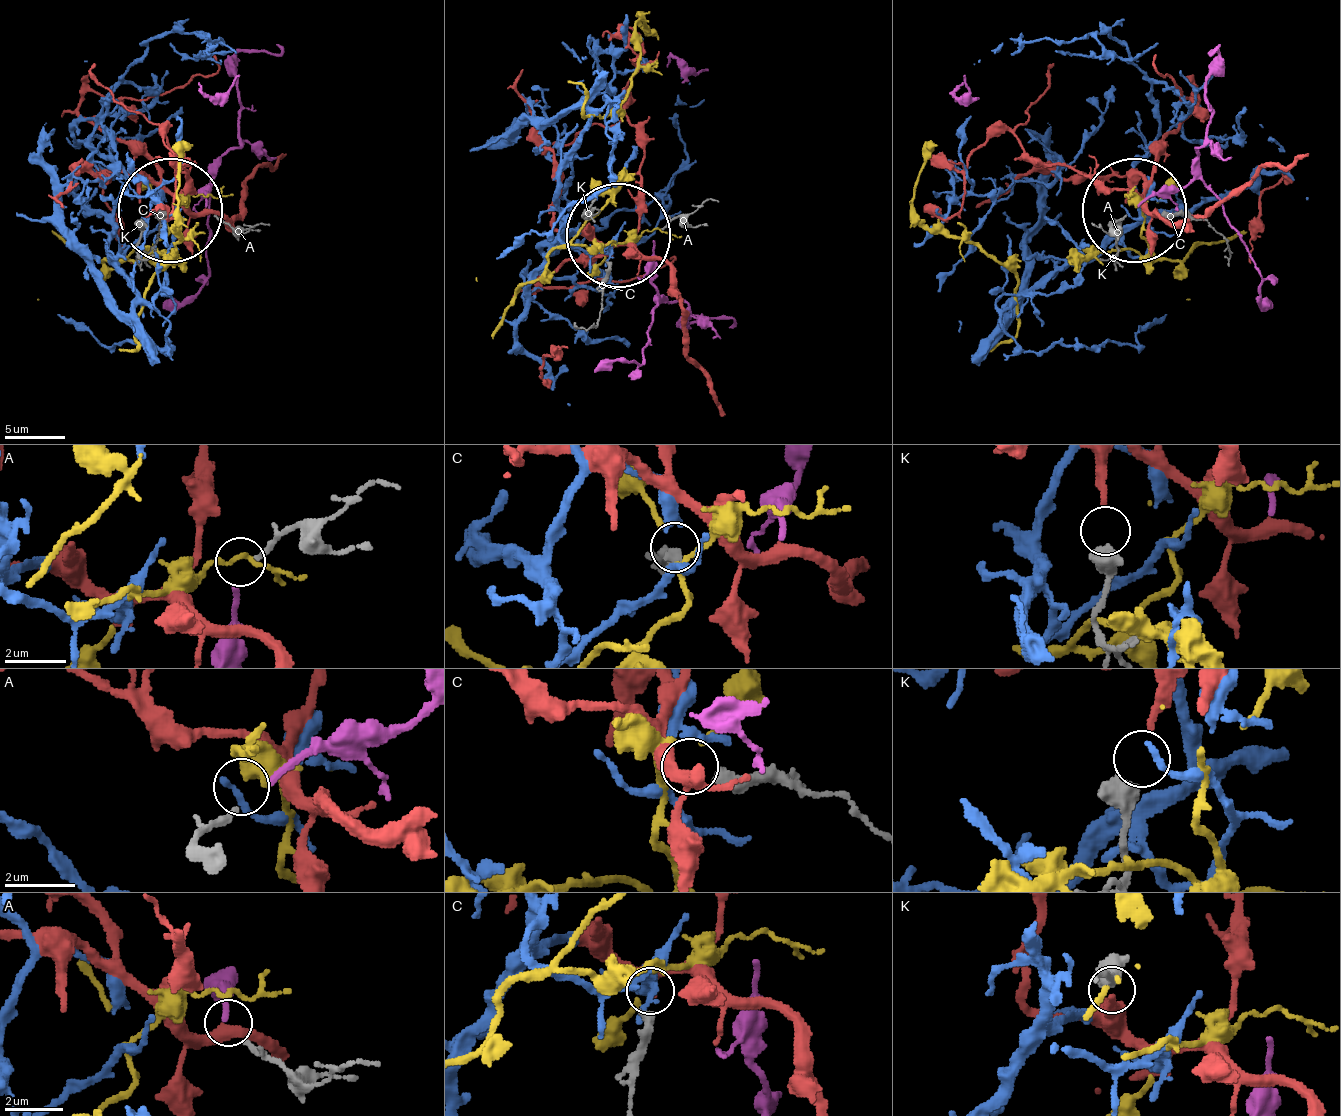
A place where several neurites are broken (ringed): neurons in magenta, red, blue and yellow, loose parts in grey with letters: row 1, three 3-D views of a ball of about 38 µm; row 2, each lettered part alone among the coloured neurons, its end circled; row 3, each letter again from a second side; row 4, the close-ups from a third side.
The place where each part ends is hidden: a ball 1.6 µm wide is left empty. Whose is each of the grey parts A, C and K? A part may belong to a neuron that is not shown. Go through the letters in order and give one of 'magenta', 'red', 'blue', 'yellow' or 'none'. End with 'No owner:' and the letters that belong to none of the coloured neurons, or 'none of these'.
A: magenta
C: none
K: red
No owner: C

